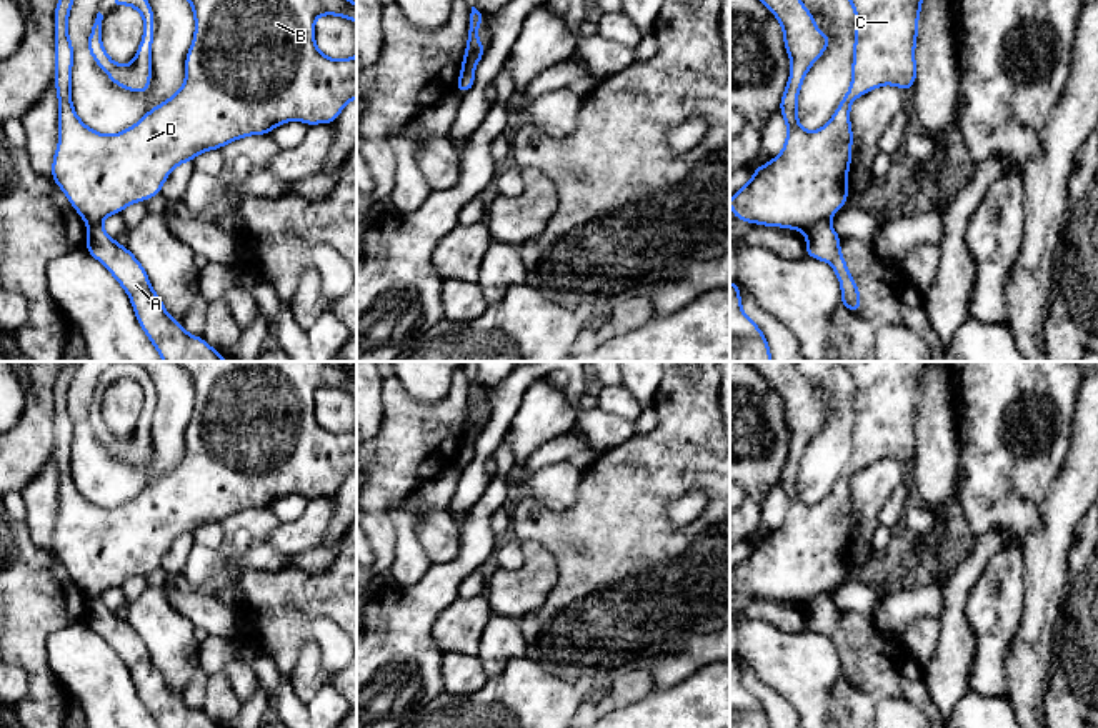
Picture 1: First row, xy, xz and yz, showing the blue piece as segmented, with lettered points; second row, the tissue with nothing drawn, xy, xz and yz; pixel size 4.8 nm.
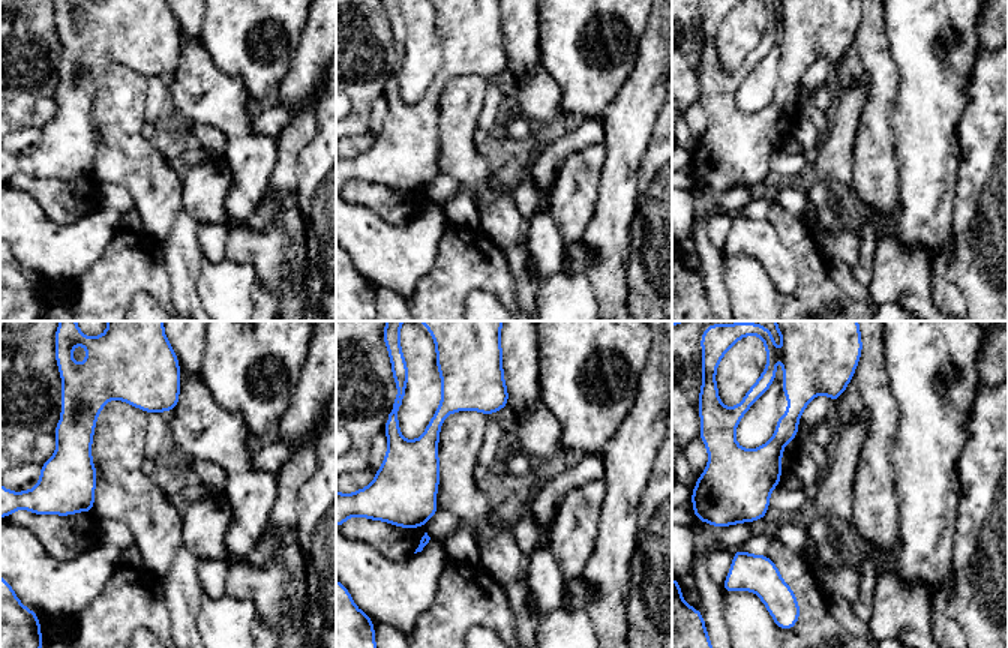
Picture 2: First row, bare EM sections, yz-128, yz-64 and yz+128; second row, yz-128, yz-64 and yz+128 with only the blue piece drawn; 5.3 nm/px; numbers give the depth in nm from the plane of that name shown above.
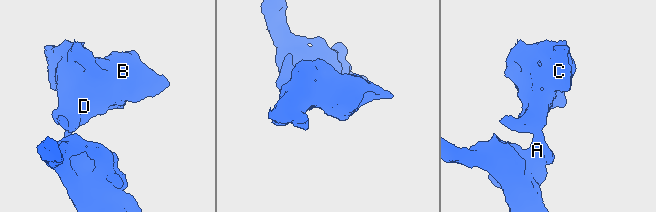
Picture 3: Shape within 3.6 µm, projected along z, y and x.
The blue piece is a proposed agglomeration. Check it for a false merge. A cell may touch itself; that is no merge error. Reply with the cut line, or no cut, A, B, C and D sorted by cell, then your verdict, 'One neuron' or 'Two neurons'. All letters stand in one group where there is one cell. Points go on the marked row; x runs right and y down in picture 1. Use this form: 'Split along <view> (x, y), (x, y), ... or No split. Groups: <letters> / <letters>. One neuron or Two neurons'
Split along yz (827, 219), (812, 224), (803, 232). Groups: A / B C D. Two neurons

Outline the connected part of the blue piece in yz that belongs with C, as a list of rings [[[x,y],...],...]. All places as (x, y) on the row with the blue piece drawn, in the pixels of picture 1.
[[[801,0],[760,2],[780,22],[791,62],[778,110],[786,123],[786,142],[773,160],[755,167],[751,180],[730,198],[730,207],[745,223],[805,232],[850,200],[851,103],[881,85],[913,90],[923,0],[850,0],[855,10],[853,77],[830,122],[815,132],[798,122],[798,93],[811,65],[833,40],[818,30]]]

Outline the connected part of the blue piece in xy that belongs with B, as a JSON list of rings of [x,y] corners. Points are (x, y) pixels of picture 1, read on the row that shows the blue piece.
[[[58,0],[55,25],[55,92],[58,97],[58,145],[52,162],[52,180],[62,188],[87,225],[100,225],[105,217],[122,213],[135,202],[162,193],[173,168],[193,162],[203,152],[250,135],[268,135],[287,122],[335,123],[343,107],[357,98],[357,53],[347,60],[323,55],[315,43],[315,20],[320,15],[345,17],[357,25],[353,0],[188,0],[193,8],[195,33],[185,58],[182,88],[148,110],[127,130],[105,135],[88,128],[72,103],[72,65],[75,50],[68,37],[68,15],[75,0]]]

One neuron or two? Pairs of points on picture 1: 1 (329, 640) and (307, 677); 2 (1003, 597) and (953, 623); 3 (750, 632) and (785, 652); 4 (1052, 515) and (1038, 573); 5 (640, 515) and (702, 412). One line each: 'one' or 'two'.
1: two
2: two
3: one
4: one
5: one

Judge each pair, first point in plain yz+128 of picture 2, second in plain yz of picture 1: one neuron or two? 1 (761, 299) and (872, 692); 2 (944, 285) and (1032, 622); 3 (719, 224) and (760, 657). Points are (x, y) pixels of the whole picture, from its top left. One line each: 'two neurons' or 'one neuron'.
1: two neurons
2: one neuron
3: two neurons

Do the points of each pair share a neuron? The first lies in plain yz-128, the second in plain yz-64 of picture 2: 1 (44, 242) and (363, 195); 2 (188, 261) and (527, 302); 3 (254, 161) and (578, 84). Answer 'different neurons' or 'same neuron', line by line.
1: different neurons
2: same neuron
3: different neurons

